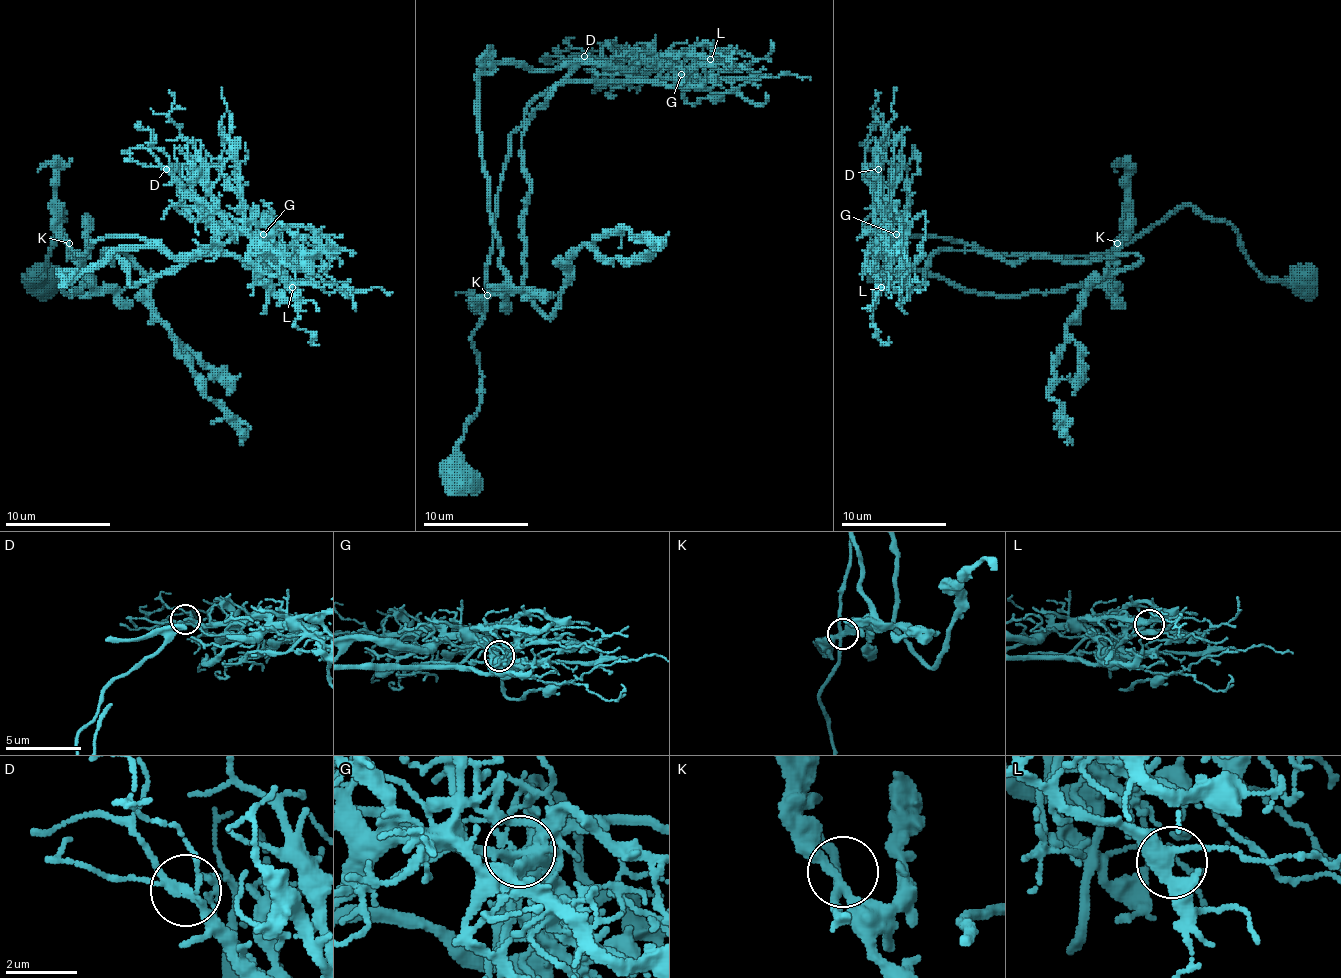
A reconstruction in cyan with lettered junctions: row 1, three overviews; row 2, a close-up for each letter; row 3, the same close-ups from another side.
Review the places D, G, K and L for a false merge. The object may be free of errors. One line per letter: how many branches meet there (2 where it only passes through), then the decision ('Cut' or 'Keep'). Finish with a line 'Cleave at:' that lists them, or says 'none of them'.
D: Branches: 4. Keep
G: Branches: 10. Cut
K: Branches: 4. Keep
L: Branches: 5. Keep
Cleave at: G

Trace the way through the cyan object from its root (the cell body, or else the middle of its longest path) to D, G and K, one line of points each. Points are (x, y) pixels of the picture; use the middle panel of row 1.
D: (461, 487), (456, 445), (479, 408), (472, 334), (485, 316), (508, 137), (582, 64), (632, 69), (584, 56)
G: (461, 487), (456, 445), (479, 408), (472, 334), (485, 316), (508, 137), (582, 64), (634, 59), (682, 74)
K: (461, 487), (453, 481), (456, 445), (479, 408), (482, 371), (472, 334), (485, 316), (487, 295)

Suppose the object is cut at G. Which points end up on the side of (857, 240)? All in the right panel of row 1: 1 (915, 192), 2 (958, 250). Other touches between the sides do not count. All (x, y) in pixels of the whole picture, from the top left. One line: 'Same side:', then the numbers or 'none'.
Same side: 1

